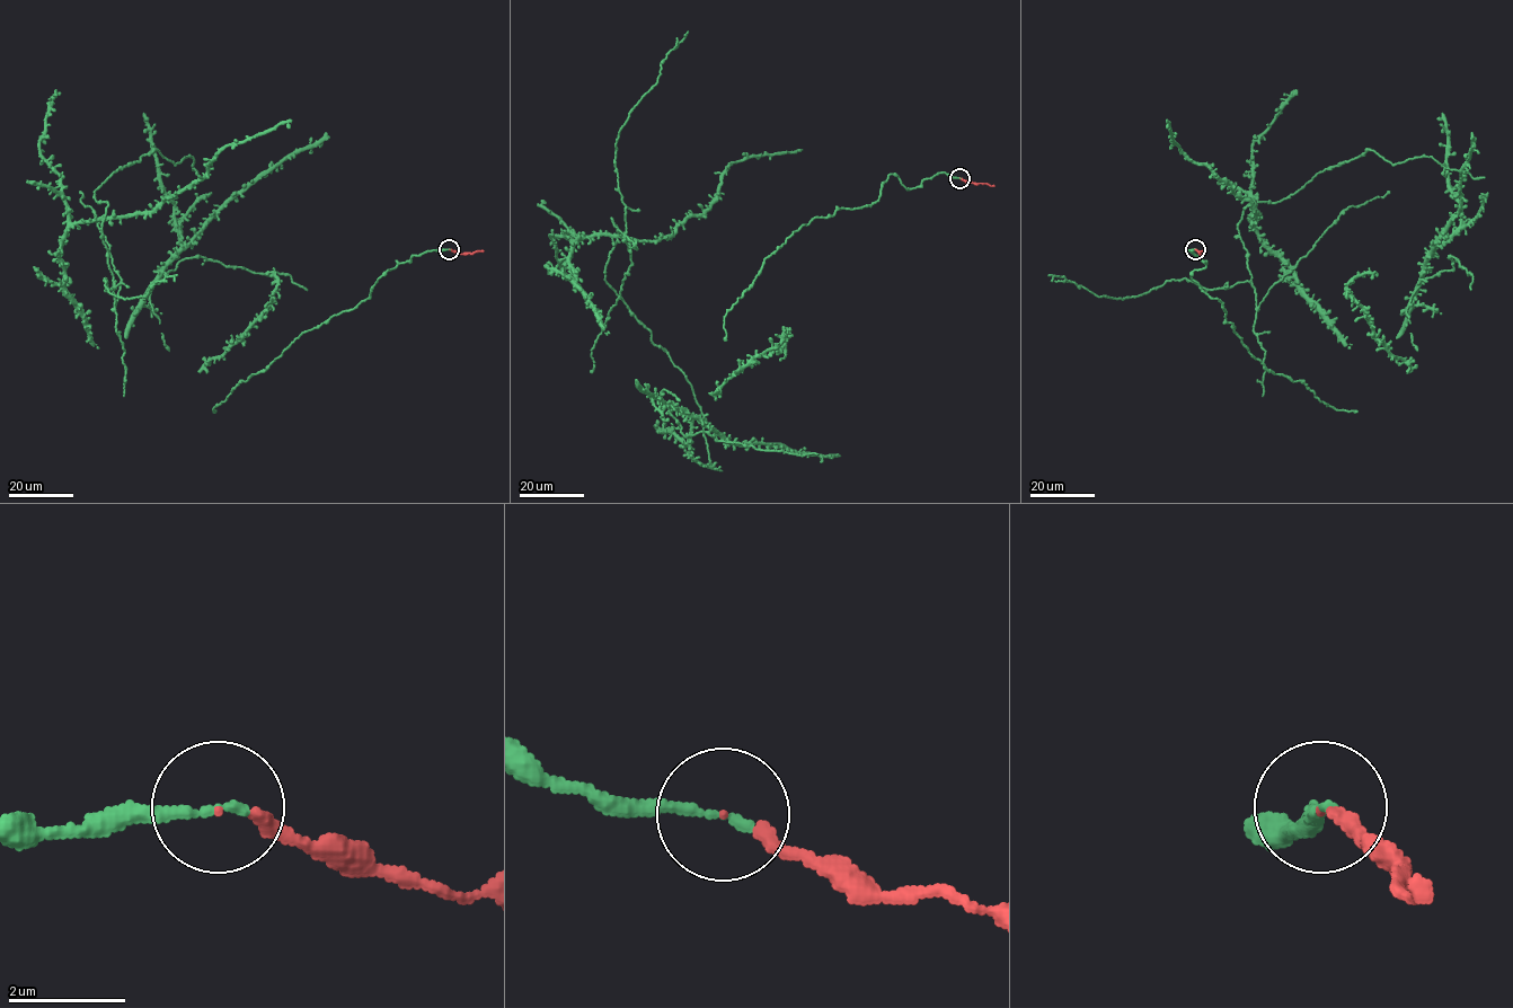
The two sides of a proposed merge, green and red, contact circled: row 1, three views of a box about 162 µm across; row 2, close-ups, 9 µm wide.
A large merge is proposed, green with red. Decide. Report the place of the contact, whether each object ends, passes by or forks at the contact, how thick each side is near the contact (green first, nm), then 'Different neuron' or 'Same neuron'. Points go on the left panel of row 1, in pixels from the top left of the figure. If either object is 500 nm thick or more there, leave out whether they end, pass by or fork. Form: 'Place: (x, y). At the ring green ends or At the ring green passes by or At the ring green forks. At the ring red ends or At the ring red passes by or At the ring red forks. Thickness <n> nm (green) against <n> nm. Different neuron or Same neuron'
Place: (449, 249). At the ring green ends. At the ring red ends. Thickness 190 nm (green) against 120 nm. Same neuron

